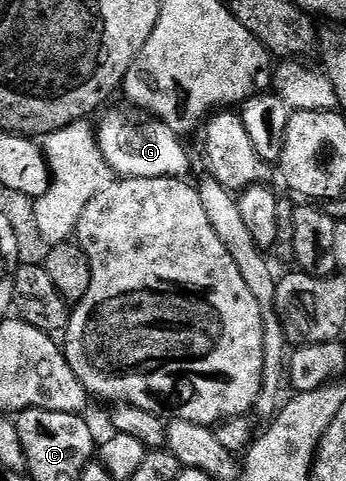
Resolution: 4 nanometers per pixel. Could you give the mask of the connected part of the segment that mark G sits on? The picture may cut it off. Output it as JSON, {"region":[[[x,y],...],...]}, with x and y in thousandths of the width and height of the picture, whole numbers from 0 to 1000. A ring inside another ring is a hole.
{"region":[[[396,229],[335,231],[277,256],[289,318],[315,353],[341,368],[379,372],[486,372],[535,366],[549,331],[483,262],[413,243]]]}

